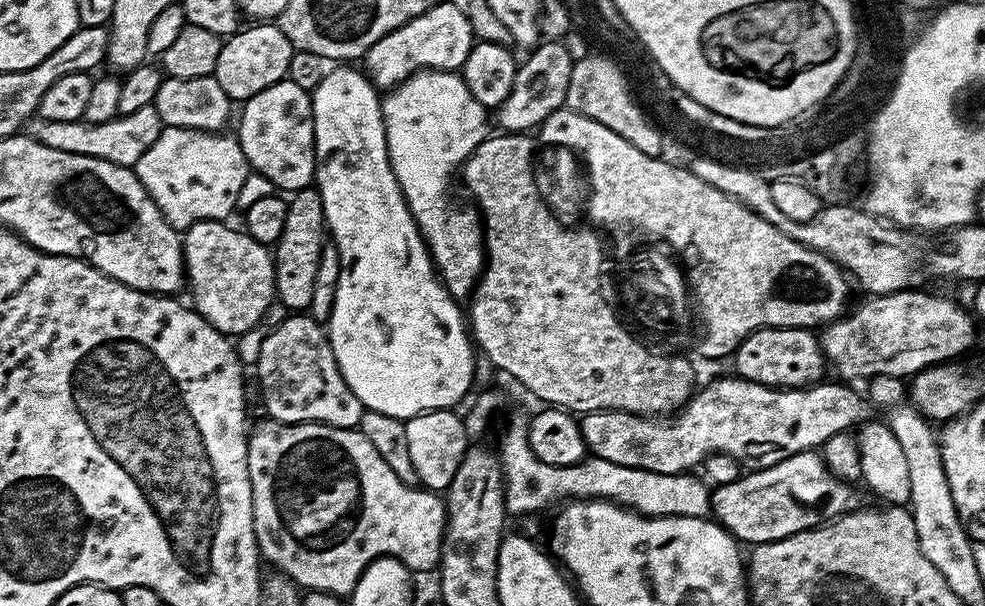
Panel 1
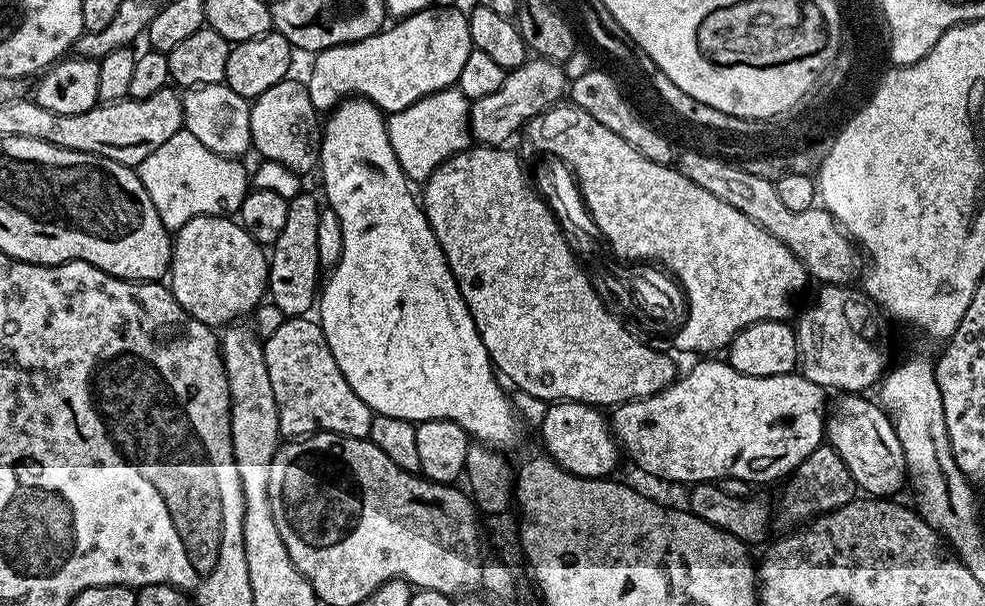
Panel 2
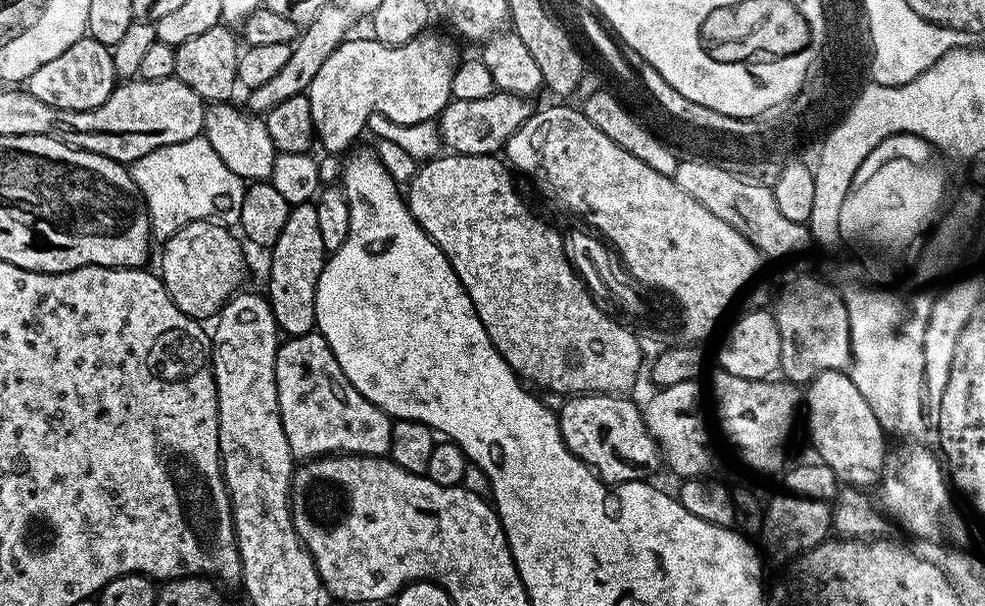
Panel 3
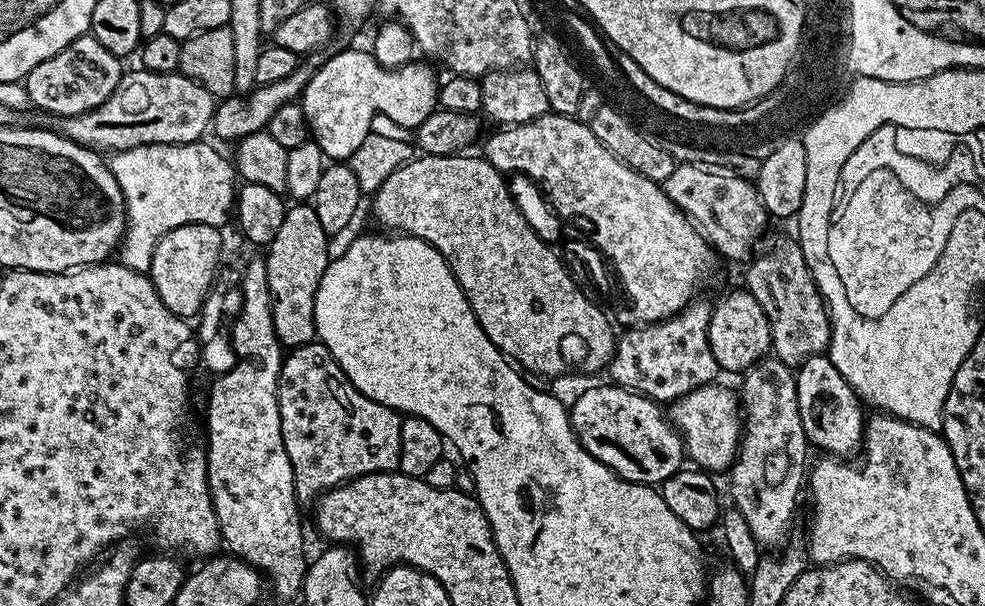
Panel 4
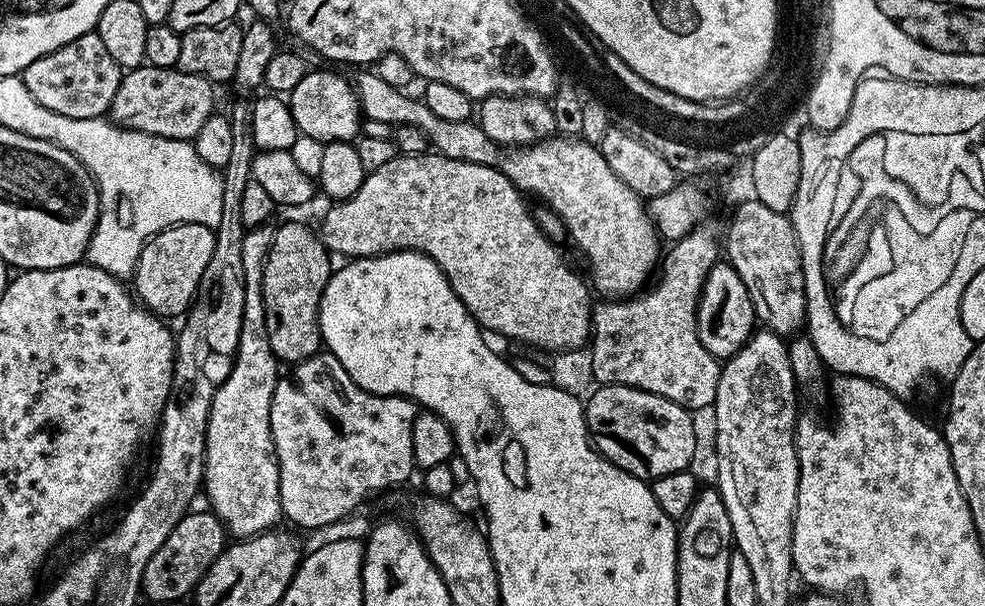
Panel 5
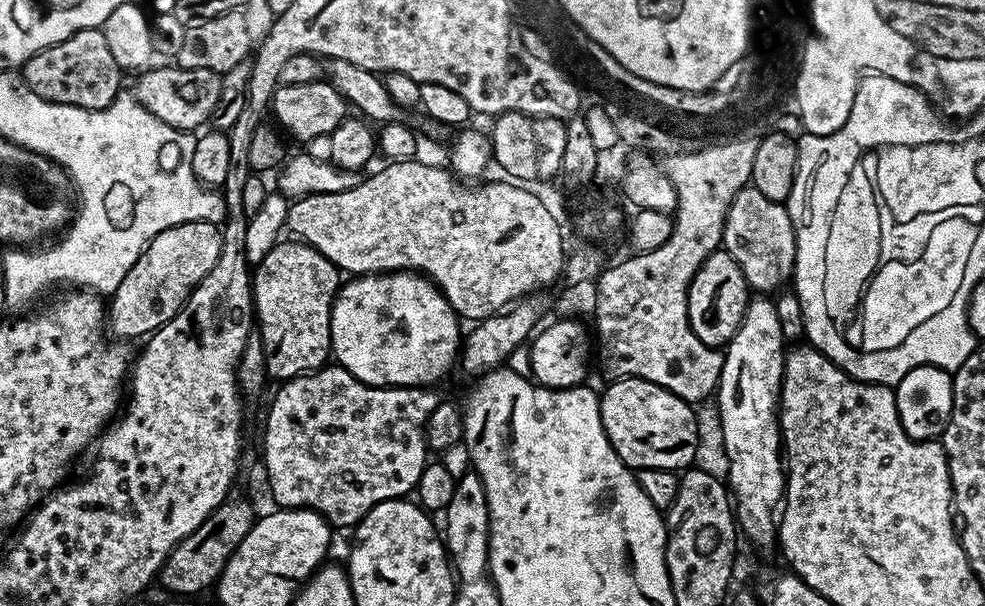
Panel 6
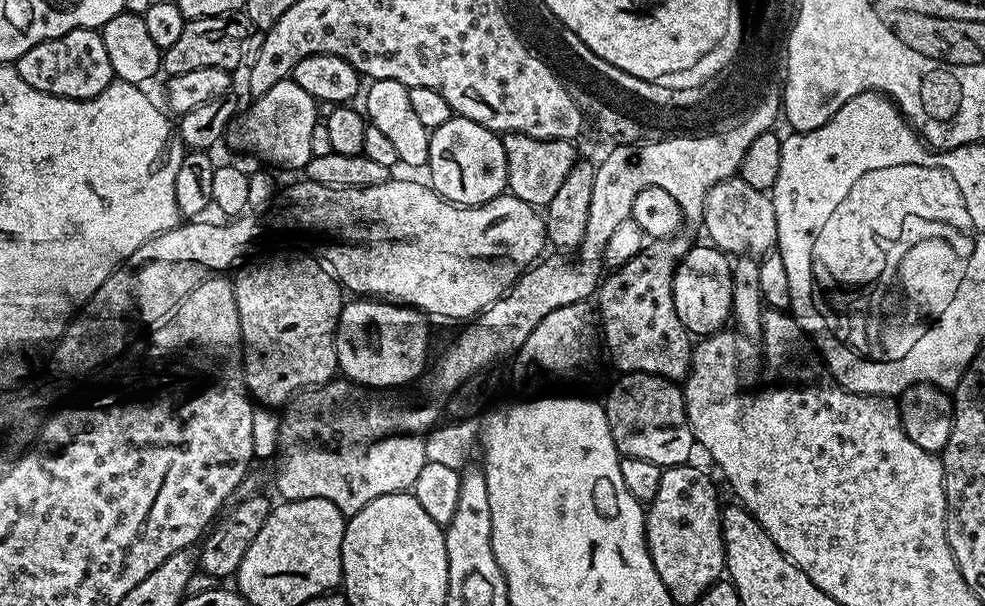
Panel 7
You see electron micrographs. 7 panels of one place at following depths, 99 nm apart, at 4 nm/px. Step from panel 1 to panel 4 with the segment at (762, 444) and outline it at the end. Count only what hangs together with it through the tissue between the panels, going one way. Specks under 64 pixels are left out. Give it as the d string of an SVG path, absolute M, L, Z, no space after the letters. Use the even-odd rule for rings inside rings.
M713 382L700 386L694 391L671 403L669 419L680 432L685 443L685 453L693 465L712 474L727 471L737 456L742 435L742 416L737 393Z

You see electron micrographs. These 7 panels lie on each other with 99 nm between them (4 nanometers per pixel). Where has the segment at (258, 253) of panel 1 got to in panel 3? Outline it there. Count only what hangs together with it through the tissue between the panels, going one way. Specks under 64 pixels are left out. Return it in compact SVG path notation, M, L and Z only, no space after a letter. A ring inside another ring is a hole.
M199 220L182 226L182 230L163 241L161 248L164 249L160 252L160 268L158 267L160 281L166 286L174 306L178 306L182 314L192 317L193 320L204 322L207 321L207 316L215 317L228 303L228 299L241 291L243 284L240 283L244 280L244 252L240 249L241 241L236 241L227 231L231 232L216 220Z

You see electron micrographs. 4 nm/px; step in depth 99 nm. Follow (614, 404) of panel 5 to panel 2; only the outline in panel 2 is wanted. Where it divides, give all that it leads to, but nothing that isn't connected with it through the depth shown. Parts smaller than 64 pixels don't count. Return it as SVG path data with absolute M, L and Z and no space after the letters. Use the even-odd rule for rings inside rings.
M573 400L549 403L545 418L539 424L538 433L544 443L543 451L548 459L570 474L583 480L598 480L613 475L612 471L622 460L622 449L612 434L612 425L599 407L579 404Z

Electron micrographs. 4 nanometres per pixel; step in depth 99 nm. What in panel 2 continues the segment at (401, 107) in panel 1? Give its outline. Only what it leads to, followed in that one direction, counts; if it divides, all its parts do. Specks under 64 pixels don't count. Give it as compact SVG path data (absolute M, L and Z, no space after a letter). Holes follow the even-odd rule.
M455 87L440 90L432 95L422 97L408 108L393 112L387 117L387 134L390 138L396 161L402 166L405 176L413 183L424 183L429 174L442 162L469 147L470 133L468 130L468 111L471 103Z

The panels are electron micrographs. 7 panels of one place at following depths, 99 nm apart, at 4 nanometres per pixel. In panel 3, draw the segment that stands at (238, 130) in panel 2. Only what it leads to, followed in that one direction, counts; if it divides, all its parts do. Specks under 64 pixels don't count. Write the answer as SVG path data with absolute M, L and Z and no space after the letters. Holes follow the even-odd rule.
M212 102L204 110L204 131L205 140L214 146L218 158L226 162L238 178L245 182L264 182L272 175L276 147L270 138L270 130L266 130L264 120L259 115L253 114L243 107L235 108L232 102Z

